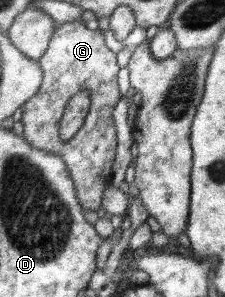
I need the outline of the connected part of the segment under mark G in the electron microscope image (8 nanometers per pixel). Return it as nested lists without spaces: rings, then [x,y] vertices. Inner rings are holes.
[[[81,21],[62,23],[60,28],[54,30],[47,50],[38,61],[43,73],[39,90],[27,100],[17,116],[24,126],[23,137],[33,148],[53,152],[65,162],[76,197],[85,211],[100,209],[103,191],[112,182],[117,146],[112,112],[123,96],[118,87],[120,67],[116,55],[105,45],[100,29],[90,30]],[[82,90],[89,93],[90,109],[77,133],[68,141],[62,141],[59,122],[63,110],[69,99]]]

